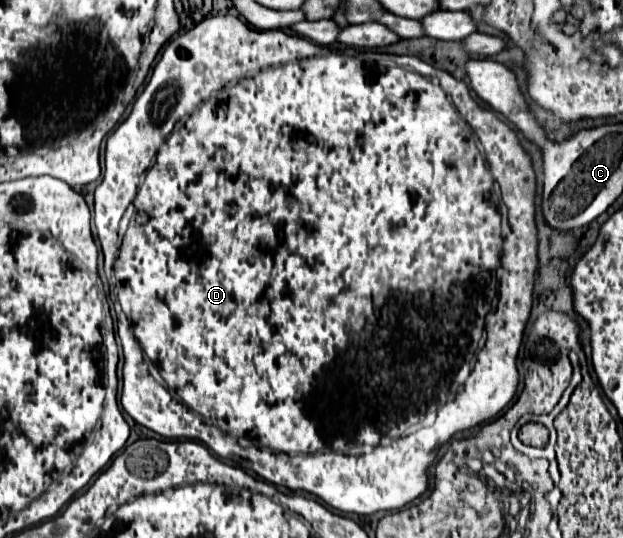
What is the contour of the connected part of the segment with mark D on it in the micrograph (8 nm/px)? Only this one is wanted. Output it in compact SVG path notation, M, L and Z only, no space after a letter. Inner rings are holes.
M212 16L212 18L206 18L206 20L202 20L202 22L200 22L200 24L198 24L198 26L194 26L194 28L192 28L192 30L188 30L188 32L184 32L184 34L180 34L180 36L178 36L178 38L174 38L174 40L172 40L172 42L170 42L170 44L168 44L168 46L166 46L166 48L164 48L164 52L162 52L162 56L160 56L160 60L158 60L158 64L156 64L156 66L154 66L154 70L152 70L152 76L150 76L150 80L148 80L148 84L146 84L146 88L144 88L144 92L142 92L142 94L140 94L140 96L138 96L138 98L136 98L136 102L134 102L134 106L132 106L132 112L130 112L130 116L128 116L128 118L126 118L126 120L124 120L124 122L122 122L122 124L120 124L120 126L118 126L118 128L116 128L116 130L114 130L114 132L112 132L112 134L110 134L110 136L108 136L108 140L106 140L106 166L104 166L104 178L102 178L102 182L100 182L100 184L98 184L98 186L96 186L96 192L94 192L94 224L96 224L96 230L98 230L98 240L100 240L100 244L101 244L101 245L102 245L102 247L101 247L101 248L102 248L102 252L103 252L103 255L104 255L104 270L105 270L105 273L106 273L106 275L107 275L107 276L108 276L108 278L111 278L111 277L112 277L112 276L113 276L113 271L114 271L114 274L116 274L116 278L118 278L118 302L120 302L120 306L122 306L122 310L124 310L124 312L120 312L120 310L118 310L118 312L116 312L116 316L118 316L118 336L120 336L120 342L122 342L122 350L123 350L123 354L124 354L124 367L123 367L123 368L122 368L122 382L124 382L124 388L122 388L122 396L120 396L120 402L122 402L122 408L124 408L124 410L126 410L126 412L128 412L128 414L130 414L130 416L132 416L132 418L134 418L134 420L136 420L136 422L138 422L138 424L142 424L142 426L146 426L146 428L150 428L150 430L154 430L154 432L156 432L156 434L160 434L160 436L164 436L164 438L188 438L188 440L198 440L198 442L202 442L202 444L206 444L206 446L208 446L208 448L210 448L210 450L212 450L212 452L214 452L214 454L216 454L216 456L220 456L220 458L226 458L226 460L232 460L232 462L236 462L236 464L240 464L240 466L242 466L242 468L248 468L248 470L252 470L252 472L254 472L254 474L258 474L258 476L260 476L260 478L264 478L264 480L266 480L266 482L272 482L272 484L276 484L276 486L286 486L286 488L290 488L290 490L304 490L304 492L310 492L310 494L314 494L314 496L318 496L318 498L319 498L319 499L320 499L320 500L322 500L322 502L326 502L326 504L328 504L328 506L330 506L330 507L332 507L332 508L334 508L334 509L336 509L336 510L340 510L340 512L346 512L346 514L374 514L374 512L380 512L380 510L398 510L398 508L402 508L402 506L406 506L406 504L408 504L408 502L412 502L412 500L414 500L414 498L418 498L418 496L420 496L420 494L424 494L424 492L426 492L426 486L428 486L428 478L426 478L426 470L428 470L428 466L430 466L430 464L432 464L432 462L434 462L434 456L436 456L436 452L438 452L438 448L440 448L440 446L442 446L442 444L444 444L444 442L448 442L448 440L450 440L450 438L452 438L452 436L454 436L454 434L456 434L456 432L462 432L462 430L468 430L468 428L472 428L472 426L476 426L476 424L480 424L480 422L484 422L484 420L486 420L486 418L490 418L490 416L496 416L496 414L498 414L498 410L502 410L502 408L504 408L504 406L506 406L506 404L508 404L508 400L510 400L510 398L512 398L512 396L514 396L514 392L516 392L516 386L518 386L518 370L516 370L516 356L518 356L518 348L520 348L520 342L522 342L522 334L524 334L524 326L526 326L526 320L528 320L528 314L530 314L530 308L532 308L532 288L534 288L534 274L536 274L536 264L538 264L538 256L536 256L536 248L538 248L538 238L536 238L536 224L534 224L534 190L536 190L536 178L534 178L534 170L532 170L532 162L530 162L530 156L528 156L528 154L526 154L526 152L524 152L524 150L522 150L522 146L520 146L520 142L518 142L518 138L516 138L516 134L514 134L514 132L512 132L512 130L510 130L510 128L508 128L508 126L506 126L506 124L504 124L504 122L502 122L502 120L500 120L500 118L496 118L496 114L494 114L494 112L492 112L492 110L486 110L486 108L482 108L482 106L478 106L478 104L476 104L476 100L475 100L475 98L474 98L474 96L473 96L473 95L472 95L472 96L471 96L471 92L470 92L470 88L469 88L469 86L468 86L468 85L467 85L467 84L466 84L466 83L465 83L465 82L462 82L462 80L456 80L456 78L452 78L452 76L450 76L450 74L448 74L448 72L446 72L446 71L443 71L443 70L439 70L439 69L436 69L436 68L434 68L434 67L433 67L433 66L432 66L432 65L430 65L430 64L428 64L428 63L426 63L426 62L424 62L424 61L423 61L423 60L421 60L421 59L420 59L420 58L418 58L418 57L416 57L416 56L410 56L410 55L402 55L402 63L401 63L401 57L400 57L400 56L397 56L397 55L390 55L390 54L378 54L378 52L370 52L370 58L368 58L368 54L366 54L366 52L358 52L358 56L356 56L356 54L354 54L354 56L346 56L346 54L326 54L326 56L318 56L318 46L316 46L316 44L312 44L312 42L310 42L310 40L306 40L306 38L304 38L304 37L300 37L300 36L297 36L297 35L292 35L292 34L287 34L287 33L286 33L286 32L282 32L282 30L254 30L254 28L250 28L250 26L248 26L248 24L246 24L246 22L242 22L242 20L240 20L240 18L236 18L236 16ZM432 77L436 77L436 78L438 78L438 80L440 80L440 86L438 86L438 84L432 84L432 82L430 82L430 78L432 78ZM478 140L480 140L480 144L482 144L482 146L484 146L484 154L486 154L486 160L488 160L488 166L490 166L490 170L488 170L488 168L486 168L486 164L484 164L484 160L482 160L482 156L480 156L480 152L478 152ZM142 174L146 174L146 178L144 178L144 182L142 182L142 185L141 185L141 187L140 187L140 188L139 188L139 189L140 189L140 190L138 190L138 182L140 182L140 176L142 176ZM494 180L496 180L496 182L498 182L498 184L500 184L500 190L502 190L502 200L504 200L504 204L506 204L506 208L508 208L508 224L510 224L510 230L512 230L512 234L510 234L510 236L508 236L508 238L506 238L506 240L504 240L504 248L502 248L502 236L500 236L500 222L502 222L502 216L500 216L500 208L498 208L498 206L500 206L500 196L498 196L498 194L496 194L496 192L494 192ZM134 196L136 196L136 202L134 202L134 204L136 204L136 212L134 212L134 216L132 216L132 224L130 224L130 226L128 226L128 230L126 230L126 236L124 236L124 240L122 240L122 246L120 246L120 262L116 262L116 266L114 266L114 263L115 263L115 256L116 256L116 253L117 253L117 252L118 252L118 222L120 222L120 218L122 218L122 214L124 214L124 212L126 212L126 209L127 209L127 208L128 208L128 204L130 204L130 202L132 202L132 200L134 200ZM496 294L498 294L498 304L496 304L496 308L494 308L494 310L490 310L490 308L492 308L492 302L494 302L494 298L496 298ZM484 318L486 318L486 334L488 334L488 338L486 338L486 344L484 344L484 348L482 348L482 350L480 350L480 352L479 352L479 353L477 353L477 356L476 356L476 363L475 363L475 365L474 365L474 368L473 368L473 370L472 370L472 371L471 371L471 373L470 373L470 376L468 376L468 380L466 380L466 382L464 382L464 385L463 385L463 386L462 386L462 388L459 388L459 389L458 389L458 391L457 391L457 392L458 392L458 396L454 396L454 398L450 398L450 400L448 400L448 394L450 394L450 390L452 390L452 388L454 388L454 386L456 386L456 384L454 384L454 382L456 382L456 374L458 374L458 364L456 364L456 358L458 358L458 348L460 348L460 342L480 342L480 336L482 336L482 328L484 328ZM144 354L146 354L146 356L148 356L148 358L150 358L150 362L152 362L152 364L154 364L154 366L156 366L156 368L158 368L158 372L160 372L160 376L162 376L162 380L164 380L164 382L166 382L166 386L168 386L168 388L170 388L170 390L174 390L174 392L176 392L176 396L178 396L178 400L174 400L174 398L172 398L172 394L170 394L170 392L168 392L168 388L166 388L166 386L164 386L164 384L160 384L160 382L158 382L158 380L156 380L156 378L154 378L154 376L152 376L152 374L150 374L150 366L148 366L148 360L146 360L146 356L144 356ZM430 406L436 406L436 418L434 418L434 424L432 424L432 426L422 426L422 422L424 422L424 416L426 416L426 412L428 412L428 410L430 410ZM240 436L246 436L246 438L250 438L250 440L254 440L254 442L258 442L258 444L260 444L260 446L266 446L266 448L270 448L270 450L260 450L260 448L258 448L258 446L250 446L250 448L244 448L244 446L240 446L240 444L238 444L238 438L240 438Z

